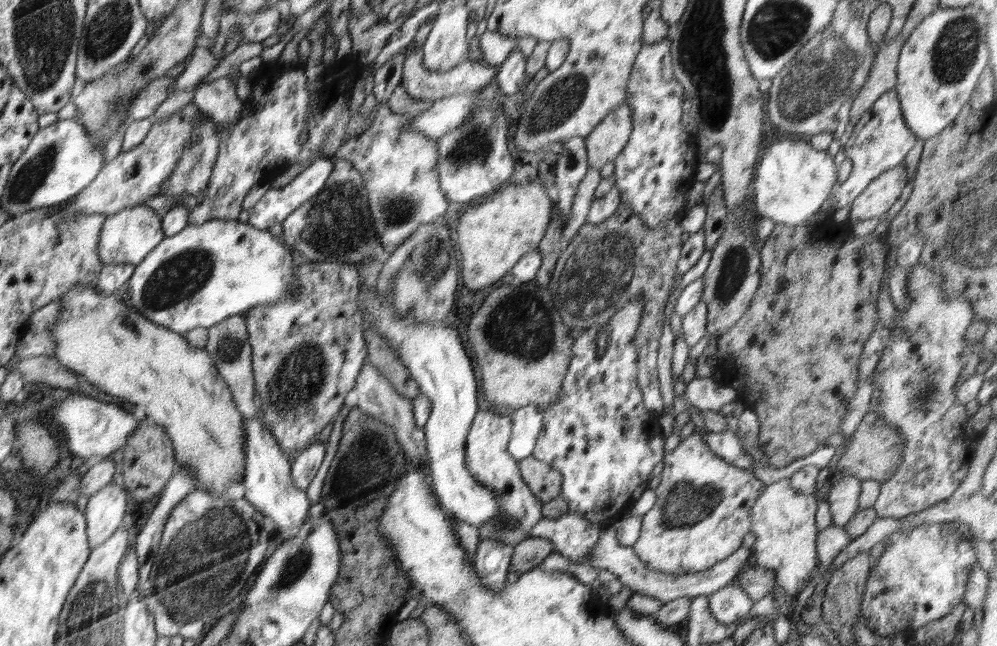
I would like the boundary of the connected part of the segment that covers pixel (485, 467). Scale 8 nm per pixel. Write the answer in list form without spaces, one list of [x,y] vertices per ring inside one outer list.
[[[478,409],[467,434],[465,444],[465,467],[476,482],[491,488],[496,494],[498,510],[496,516],[479,524],[479,540],[497,540],[504,544],[516,546],[529,537],[537,522],[543,519],[543,502],[538,500],[528,485],[522,480],[518,460],[507,451],[511,437],[511,415],[504,416],[492,411]]]

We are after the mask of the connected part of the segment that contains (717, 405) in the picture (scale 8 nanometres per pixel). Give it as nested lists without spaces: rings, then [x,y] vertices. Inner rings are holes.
[[[695,377],[685,389],[685,396],[691,406],[706,411],[718,411],[724,404],[736,400],[737,394],[735,388],[723,385],[712,377]]]

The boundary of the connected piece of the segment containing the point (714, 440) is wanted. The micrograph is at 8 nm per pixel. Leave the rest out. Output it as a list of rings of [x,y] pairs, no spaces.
[[[694,428],[691,433],[698,433],[706,444],[713,450],[716,456],[720,456],[732,465],[744,470],[752,469],[752,456],[748,454],[736,434],[730,430],[724,432],[712,432],[703,434],[699,428]]]

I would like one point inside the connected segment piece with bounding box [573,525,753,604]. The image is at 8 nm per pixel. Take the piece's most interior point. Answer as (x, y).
(608, 554)

